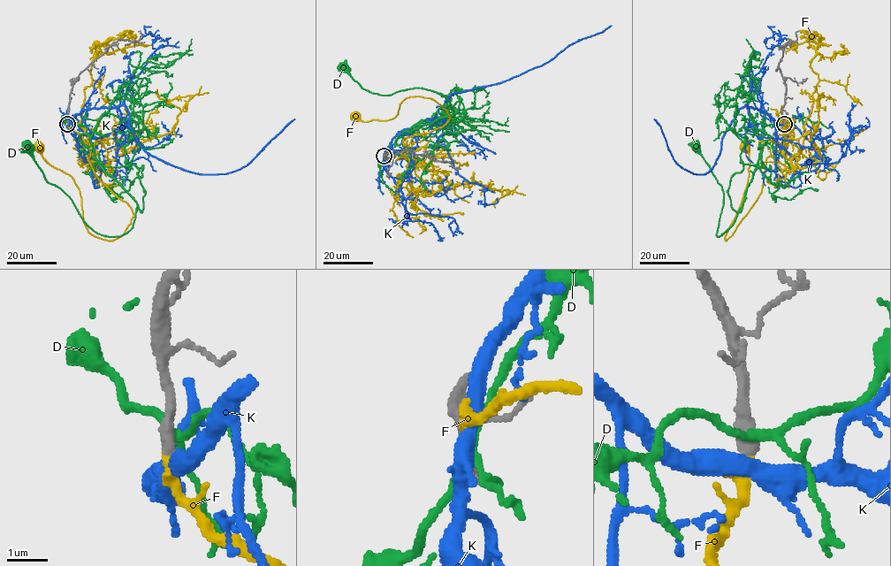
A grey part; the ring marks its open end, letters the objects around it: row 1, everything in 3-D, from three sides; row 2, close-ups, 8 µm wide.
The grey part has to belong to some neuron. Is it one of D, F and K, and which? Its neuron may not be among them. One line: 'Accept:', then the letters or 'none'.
Accept: F

